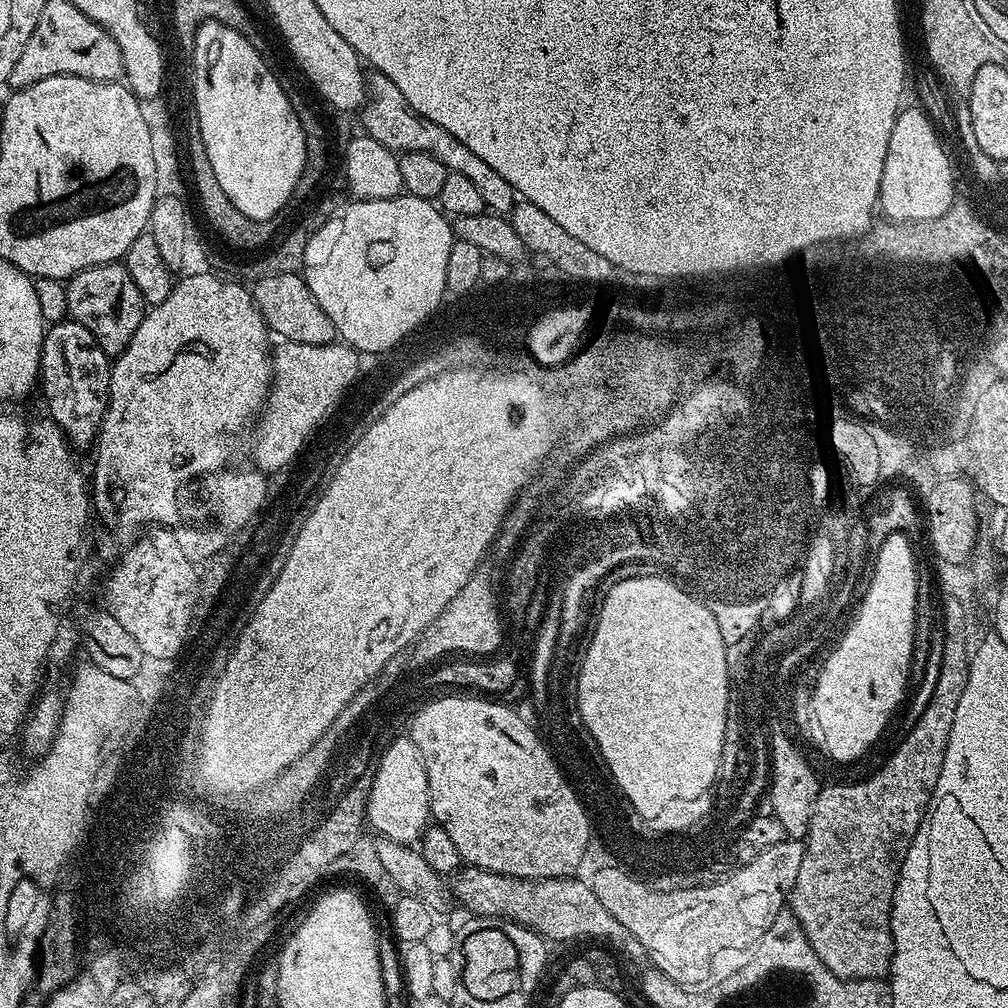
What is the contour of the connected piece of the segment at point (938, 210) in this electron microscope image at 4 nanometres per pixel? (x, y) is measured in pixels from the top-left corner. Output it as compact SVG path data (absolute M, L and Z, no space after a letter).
M908 106L896 115L894 130L890 130L890 146L886 146L886 162L882 166L882 182L880 183L879 211L889 221L902 223L923 222L930 218L939 218L950 210L953 201L958 196L958 180L954 177L954 169L944 164L944 159L950 155L948 148L940 145L940 136L932 125L932 120L923 107Z

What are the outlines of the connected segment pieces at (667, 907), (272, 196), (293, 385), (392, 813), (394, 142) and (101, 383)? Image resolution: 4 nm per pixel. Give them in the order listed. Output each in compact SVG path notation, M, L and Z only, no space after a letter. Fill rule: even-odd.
M785 838L758 854L748 865L729 871L723 878L713 879L700 891L673 892L668 895L649 892L643 883L627 878L608 878L600 881L594 888L598 901L606 910L630 930L634 938L642 942L647 959L653 960L655 967L669 976L675 984L696 986L700 979L712 968L712 959L728 952L731 948L751 949L757 942L765 939L768 927L776 917L785 911L784 899L793 895L798 878L798 870L804 857L804 840Z
M208 20L200 25L196 39L190 44L190 67L197 84L195 93L200 100L194 108L194 114L196 124L200 127L198 139L206 146L210 167L214 169L218 186L222 186L226 198L230 198L230 202L234 202L234 206L238 206L246 218L275 221L276 215L287 206L288 199L297 195L306 162L306 138L298 122L298 114L294 106L290 106L290 98L286 98L282 80L268 69L267 62L248 39L245 33L220 24L217 20Z
M280 342L277 345L271 353L277 374L276 388L268 415L261 425L257 453L260 463L267 468L284 464L300 447L300 441L307 436L316 420L323 416L325 409L338 398L344 400L347 388L361 375L359 352L343 342L326 346L306 346L298 342Z
M407 735L396 736L380 756L369 792L367 823L373 833L406 845L419 841L430 823L426 766L418 746Z
M373 71L367 77L366 92L368 97L362 108L362 113L364 112L363 131L370 138L374 138L374 142L382 142L382 146L386 146L397 154L421 152L430 154L430 158L438 158L438 162L442 162L442 166L446 166L449 172L466 174L466 178L470 178L470 182L474 182L474 186L478 186L485 205L493 213L511 213L512 208L518 202L518 193L510 186L510 182L506 182L506 178L502 178L502 174L498 174L498 170L492 169L487 162L482 162L482 158L478 158L478 154L474 154L474 150L466 150L466 146L462 146L462 142L458 142L458 138L454 138L449 132L442 130L442 126L419 116L414 110L414 106L410 106L410 102L406 102L402 90L398 90L398 86L394 86L394 82L390 82L390 78L386 78L381 72Z
M65 318L45 331L44 345L40 355L39 383L42 385L42 392L44 388L44 400L48 403L47 415L64 431L69 445L75 446L77 449L79 449L78 447L84 448L87 444L88 447L95 445L99 437L100 427L108 409L109 371L109 356L102 351L94 334L90 334L90 330L86 330L86 326L82 326L74 319Z

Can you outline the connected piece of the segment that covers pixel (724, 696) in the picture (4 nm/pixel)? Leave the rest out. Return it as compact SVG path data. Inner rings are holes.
M628 576L625 580L618 581L605 594L604 601L600 604L600 617L596 620L596 628L591 629L592 641L590 650L586 650L586 662L582 662L582 674L576 680L582 722L586 722L594 742L598 742L602 758L606 758L610 766L612 779L640 815L643 812L656 812L656 808L660 808L660 804L668 804L672 796L692 796L692 792L700 792L704 784L709 784L712 773L716 771L717 756L723 750L728 722L729 680L726 650L723 648L718 622L714 620L714 614L707 609L700 596L681 586L675 579L664 576Z

